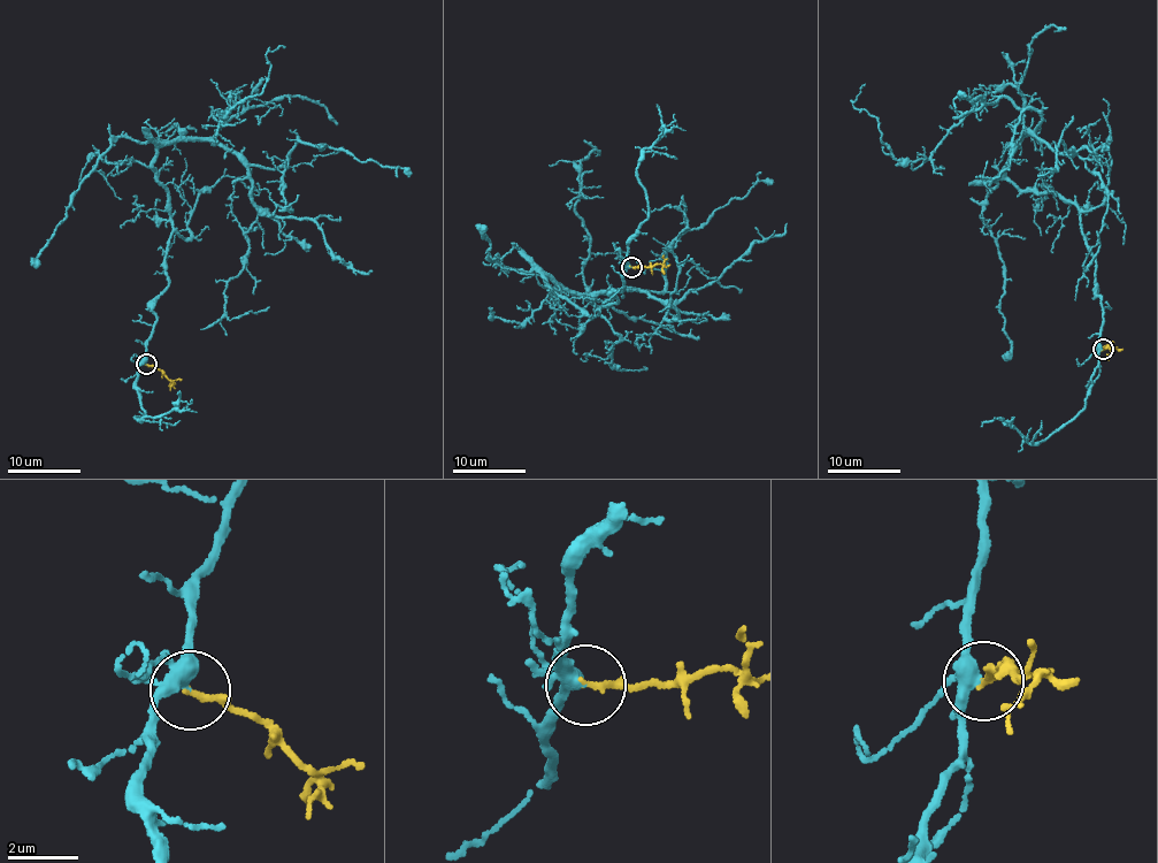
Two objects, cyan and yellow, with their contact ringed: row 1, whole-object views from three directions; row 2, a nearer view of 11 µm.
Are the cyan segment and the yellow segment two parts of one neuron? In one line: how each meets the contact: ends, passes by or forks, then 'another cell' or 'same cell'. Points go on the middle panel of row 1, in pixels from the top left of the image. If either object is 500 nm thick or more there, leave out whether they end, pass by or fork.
cyan forks; yellow ends; same cell

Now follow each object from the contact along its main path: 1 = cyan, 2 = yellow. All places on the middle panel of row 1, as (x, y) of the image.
1: (630, 267), (597, 317), (544, 279), (604, 303), (575, 207), (581, 160), (598, 154), (584, 142), (600, 154)
2: (630, 267), (664, 265), (664, 256)

